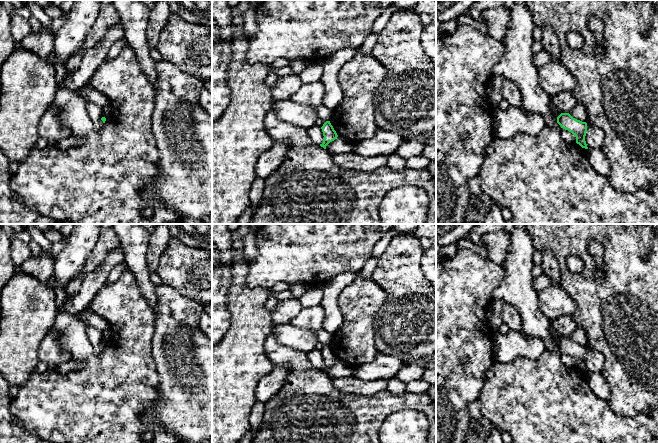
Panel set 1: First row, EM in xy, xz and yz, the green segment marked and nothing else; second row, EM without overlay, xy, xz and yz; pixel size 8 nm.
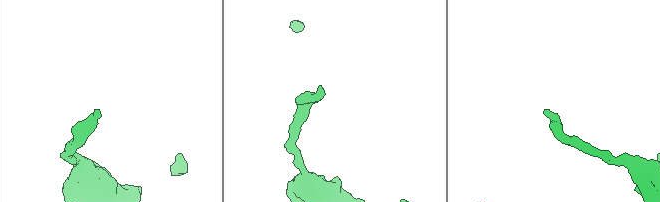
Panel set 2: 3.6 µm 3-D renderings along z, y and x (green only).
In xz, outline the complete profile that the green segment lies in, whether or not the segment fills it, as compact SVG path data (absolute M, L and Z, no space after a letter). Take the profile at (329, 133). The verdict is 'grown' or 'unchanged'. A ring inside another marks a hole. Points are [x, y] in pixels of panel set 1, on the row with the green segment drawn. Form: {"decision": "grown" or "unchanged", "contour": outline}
{"decision": "unchanged", "contour": "M326 121L321 127L321 129L323 132L324 140L323 140L323 143L320 144L320 146L326 149L326 146L330 142L334 141L338 137L338 135L334 130L333 126L331 125L330 121Z"}

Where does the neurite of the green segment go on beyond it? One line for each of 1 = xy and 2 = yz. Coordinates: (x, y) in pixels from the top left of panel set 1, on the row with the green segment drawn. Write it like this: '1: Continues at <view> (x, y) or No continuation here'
1: No continuation here
2: No continuation here

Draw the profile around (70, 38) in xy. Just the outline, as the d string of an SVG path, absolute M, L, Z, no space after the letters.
M74 0L64 25L54 35L53 53L59 64L65 65L75 53L84 50L85 38L97 19L99 7L100 0Z

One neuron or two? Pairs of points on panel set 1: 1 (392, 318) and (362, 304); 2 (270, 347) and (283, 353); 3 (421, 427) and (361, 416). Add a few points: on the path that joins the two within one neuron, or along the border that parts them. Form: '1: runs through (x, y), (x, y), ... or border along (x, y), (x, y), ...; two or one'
1: border along (383, 288), (385, 301), (374, 318), (373, 334); two
2: runs through (273, 349), (280, 352); one
3: border along (406, 409), (390, 414), (382, 423), (378, 432); two

